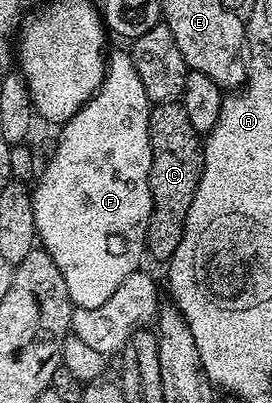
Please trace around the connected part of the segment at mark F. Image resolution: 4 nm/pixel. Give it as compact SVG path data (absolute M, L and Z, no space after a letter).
M110 50L107 55L105 76L99 85L99 89L83 104L79 113L75 113L75 117L71 117L66 123L60 124L61 136L58 137L57 144L53 147L53 156L47 159L44 164L44 171L40 173L36 180L36 183L38 182L37 187L35 183L32 188L37 238L40 246L45 249L51 260L55 261L55 265L59 267L59 271L63 275L63 281L66 282L67 293L70 294L70 300L74 307L96 309L98 305L103 305L103 301L107 301L107 297L111 297L111 293L115 293L115 289L119 289L119 285L123 285L123 281L127 281L127 277L131 277L140 268L137 266L141 263L141 255L146 254L145 234L153 208L153 198L149 188L149 174L151 173L151 161L153 160L151 157L151 141L149 140L150 110L151 104L147 93L143 89L143 81L139 81L139 72L135 70L135 61L132 54L128 50Z

